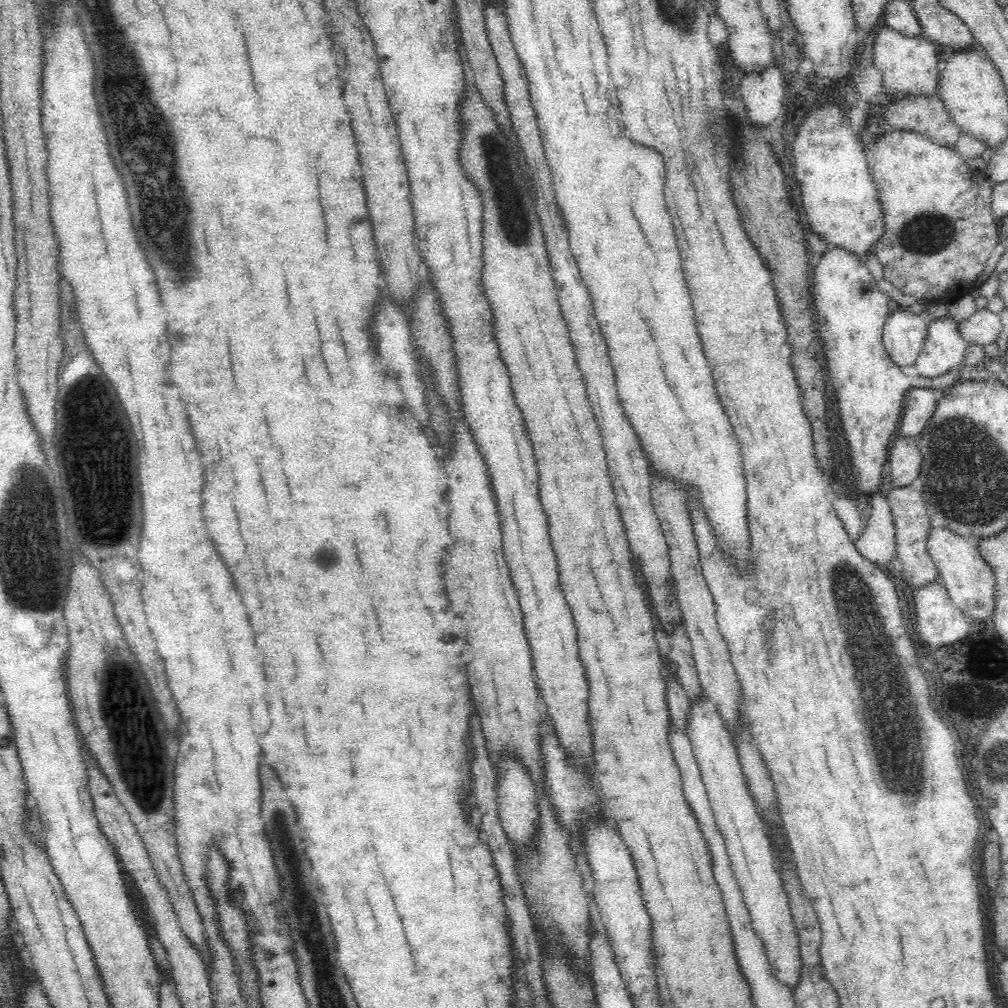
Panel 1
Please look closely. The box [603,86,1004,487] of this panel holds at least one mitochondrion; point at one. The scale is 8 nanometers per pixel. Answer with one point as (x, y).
(924, 234)

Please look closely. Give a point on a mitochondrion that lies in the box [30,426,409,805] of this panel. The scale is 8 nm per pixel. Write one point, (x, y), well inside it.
(111, 524)

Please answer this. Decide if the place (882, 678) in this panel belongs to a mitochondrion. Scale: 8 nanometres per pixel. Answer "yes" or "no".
yes

